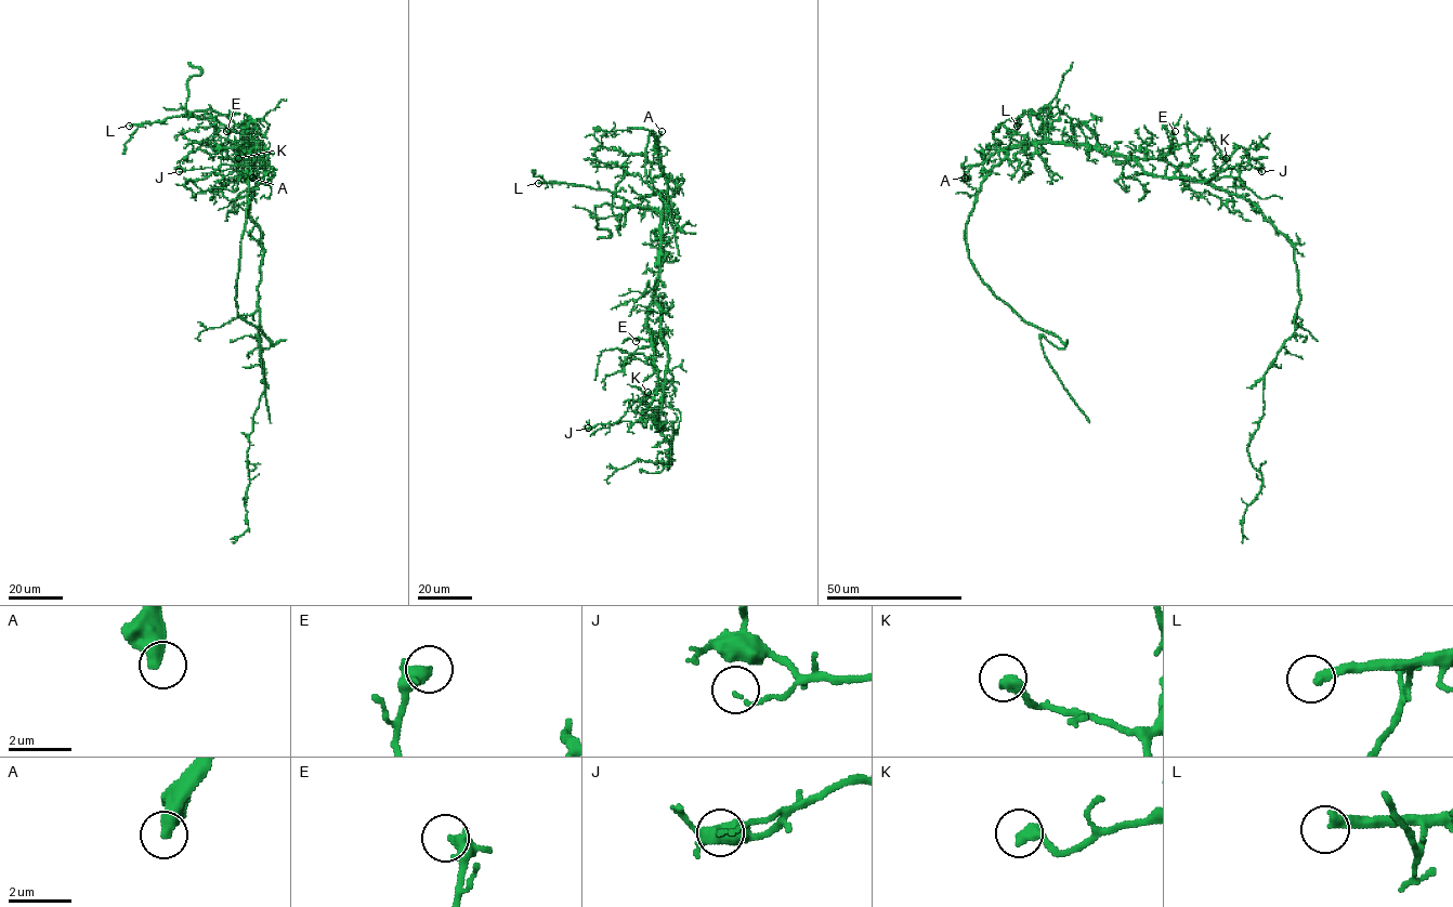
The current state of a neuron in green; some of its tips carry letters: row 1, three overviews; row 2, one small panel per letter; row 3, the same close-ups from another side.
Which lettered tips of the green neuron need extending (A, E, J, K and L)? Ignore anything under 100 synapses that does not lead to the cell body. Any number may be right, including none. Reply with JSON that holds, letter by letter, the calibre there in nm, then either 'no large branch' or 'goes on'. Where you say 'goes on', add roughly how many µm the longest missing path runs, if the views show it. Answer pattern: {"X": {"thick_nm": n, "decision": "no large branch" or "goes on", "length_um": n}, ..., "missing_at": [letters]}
{"A": {"thick_nm": 550, "decision": "goes on", "length_um": 110}, "E": {"thick_nm": 260, "decision": "no large branch"}, "J": {"thick_nm": 100, "decision": "no large branch"}, "K": {"thick_nm": 380, "decision": "no large branch"}, "L": {"thick_nm": 320, "decision": "goes on", "length_um": 70}, "missing_at": ["A", "L"]}

